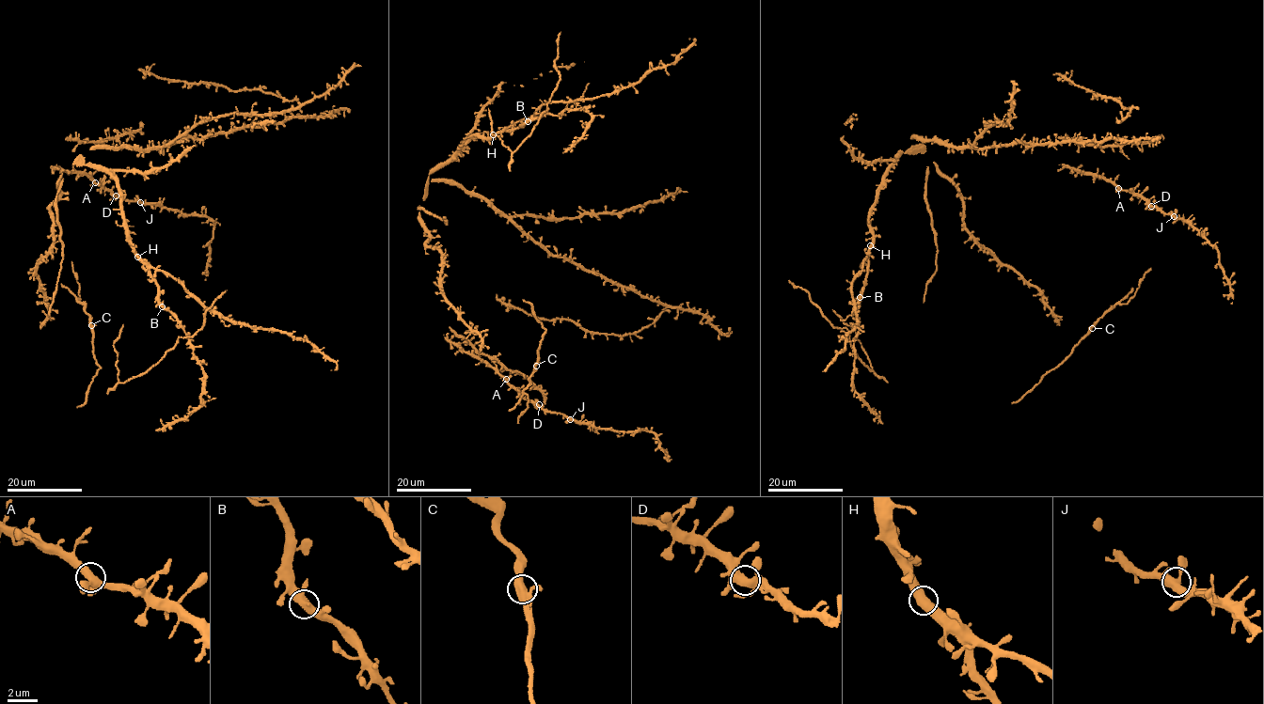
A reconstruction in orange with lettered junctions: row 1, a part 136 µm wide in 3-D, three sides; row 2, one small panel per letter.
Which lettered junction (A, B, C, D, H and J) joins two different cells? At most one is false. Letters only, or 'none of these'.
none of these

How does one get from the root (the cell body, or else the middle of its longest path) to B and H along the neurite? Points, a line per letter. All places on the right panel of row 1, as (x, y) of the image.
B: (921, 152), (900, 153), (879, 188), (869, 219), (873, 242), (868, 256), (865, 286), (860, 297)
H: (921, 152), (900, 153), (887, 170), (870, 215), (873, 239), (870, 245)

